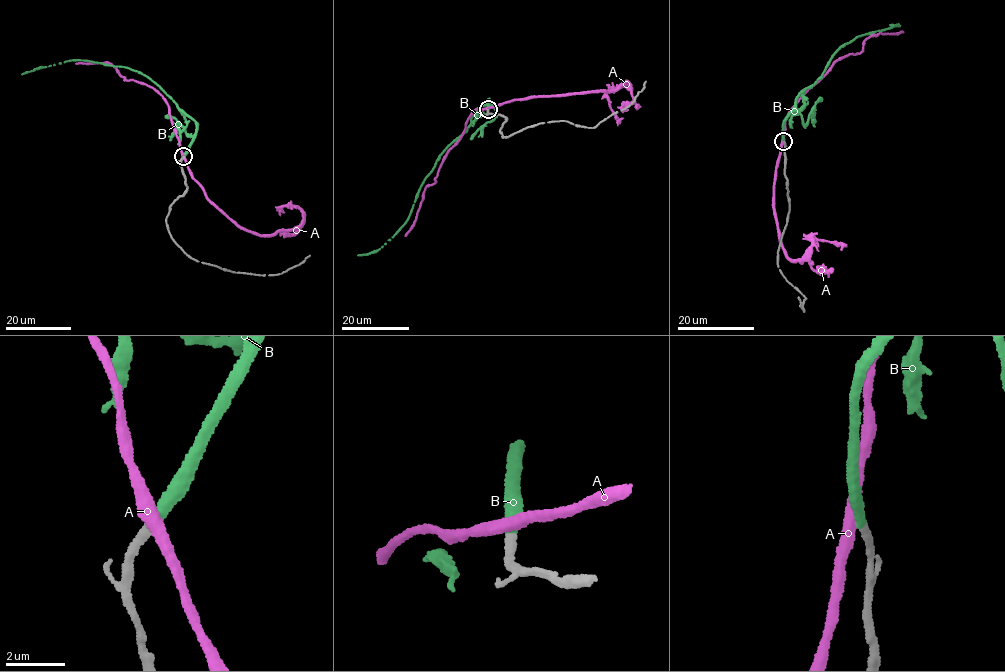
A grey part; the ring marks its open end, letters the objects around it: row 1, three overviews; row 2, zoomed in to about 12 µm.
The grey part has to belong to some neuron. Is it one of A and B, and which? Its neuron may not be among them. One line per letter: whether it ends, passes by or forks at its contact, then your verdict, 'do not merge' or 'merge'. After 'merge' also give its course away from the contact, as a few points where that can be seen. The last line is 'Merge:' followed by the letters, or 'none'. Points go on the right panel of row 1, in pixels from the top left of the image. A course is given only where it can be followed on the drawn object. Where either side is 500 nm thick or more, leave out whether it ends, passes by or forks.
A: it passes by; do not merge
B: it ends there; merge; it runs (784, 141), (784, 119), (800, 93), (820, 78), (839, 48), (862, 35), (899, 26), (890, 25)
Merge: B

